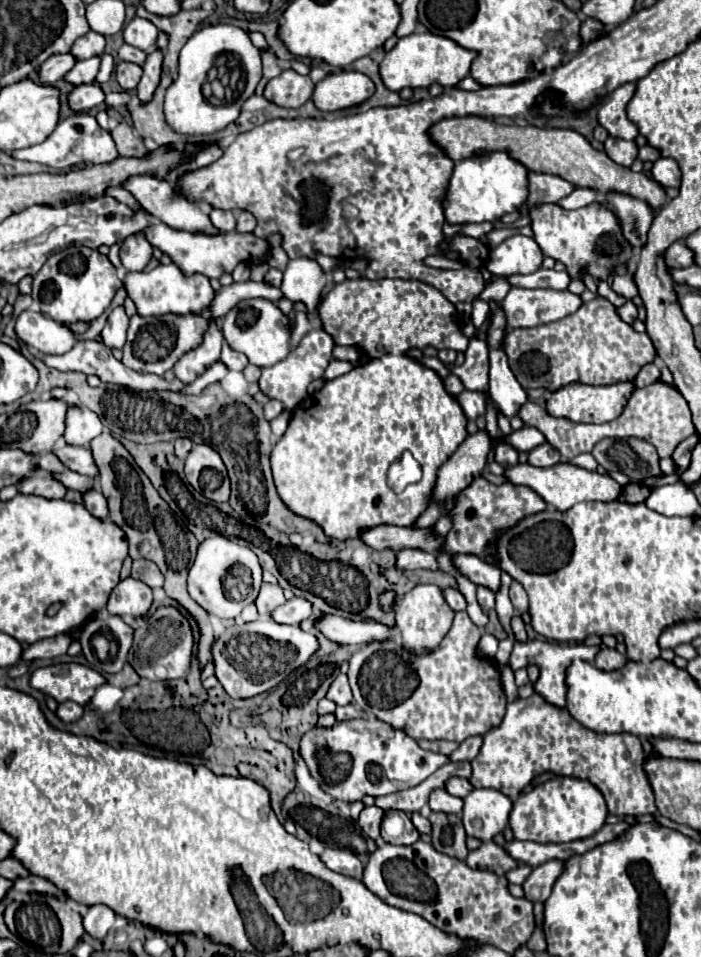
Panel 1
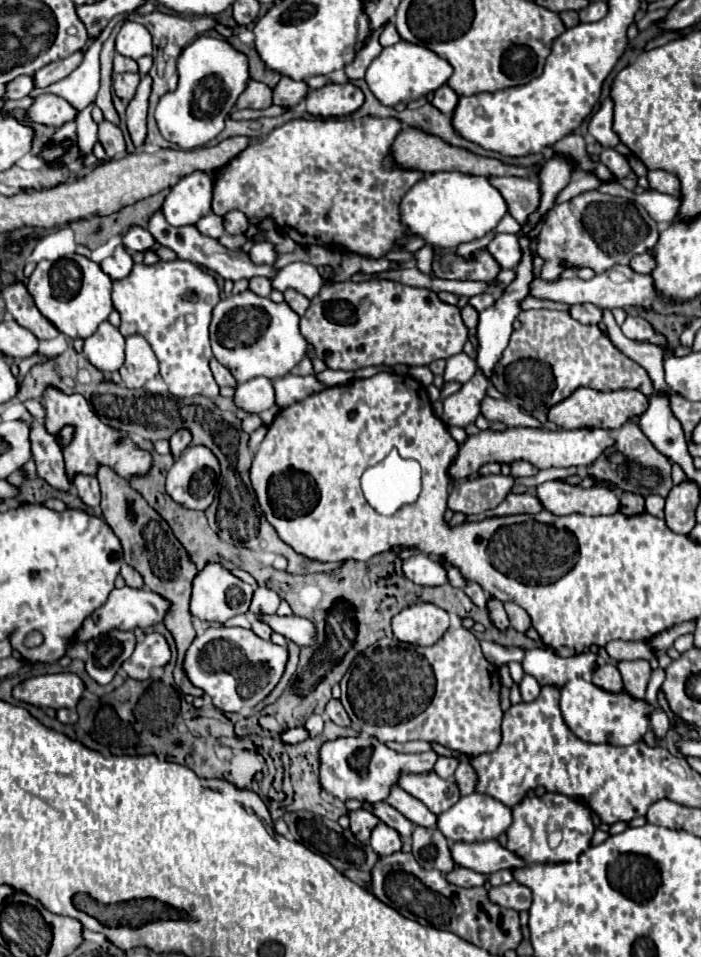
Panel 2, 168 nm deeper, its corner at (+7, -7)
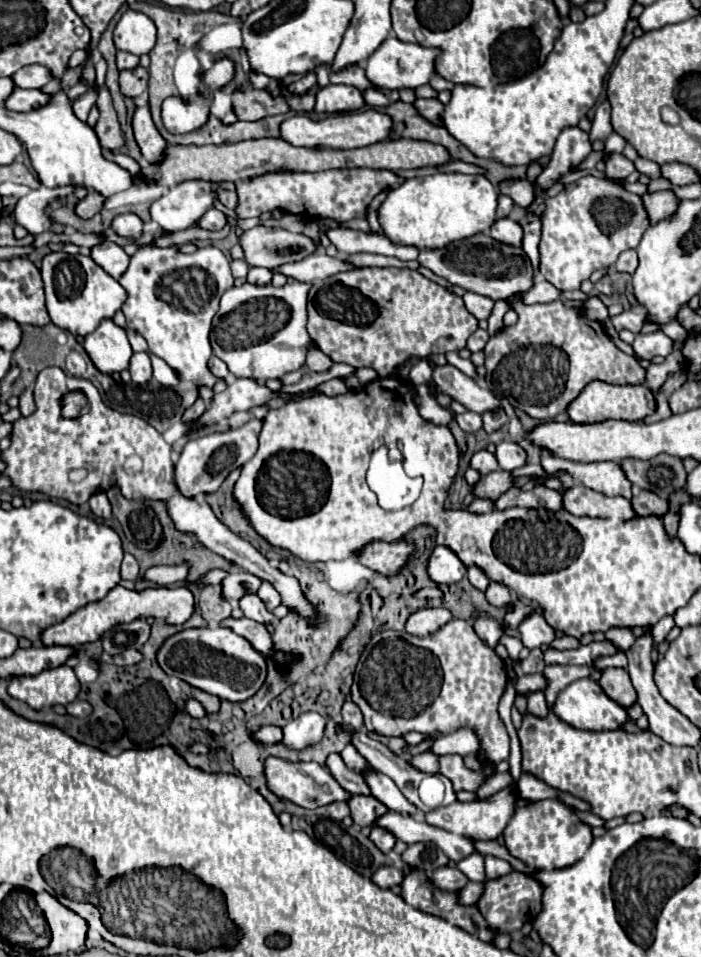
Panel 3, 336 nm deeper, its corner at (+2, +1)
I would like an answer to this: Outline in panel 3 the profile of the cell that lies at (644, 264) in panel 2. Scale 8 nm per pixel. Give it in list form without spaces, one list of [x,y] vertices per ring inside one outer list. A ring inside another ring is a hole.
[[[626,250],[626,252],[622,252],[622,256],[620,256],[618,262],[616,262],[616,270],[618,270],[618,272],[634,274],[636,268],[638,268],[638,252],[636,252],[636,250]]]

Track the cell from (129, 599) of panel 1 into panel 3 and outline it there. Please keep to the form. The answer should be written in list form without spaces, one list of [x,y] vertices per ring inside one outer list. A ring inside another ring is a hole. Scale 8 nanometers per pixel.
[[[114,586],[102,600],[92,602],[72,616],[68,616],[64,622],[50,626],[42,634],[44,646],[82,646],[88,642],[96,642],[104,632],[110,628],[132,622],[138,618],[162,618],[166,624],[184,624],[190,614],[194,612],[194,596],[188,588],[144,588],[144,590],[130,590],[124,586]]]

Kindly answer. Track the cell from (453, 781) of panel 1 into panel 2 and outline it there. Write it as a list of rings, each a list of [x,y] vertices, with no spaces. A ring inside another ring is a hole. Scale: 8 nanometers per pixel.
[[[401,772],[401,780],[397,780],[397,786],[409,792],[413,798],[421,800],[437,816],[449,810],[461,796],[455,782],[443,780],[435,772],[425,772],[425,774]]]

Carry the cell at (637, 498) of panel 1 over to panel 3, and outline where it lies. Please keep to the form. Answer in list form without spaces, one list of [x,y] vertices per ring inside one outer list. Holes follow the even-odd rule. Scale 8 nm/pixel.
[[[640,490],[636,496],[632,496],[632,508],[636,512],[636,516],[664,516],[668,512],[668,500]]]

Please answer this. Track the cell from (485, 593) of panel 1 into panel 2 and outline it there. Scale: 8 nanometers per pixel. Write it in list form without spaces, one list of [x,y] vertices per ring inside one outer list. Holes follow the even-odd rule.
[[[467,582],[463,592],[473,600],[473,604],[477,604],[479,608],[485,608],[485,602],[487,602],[487,596],[483,592],[483,588],[477,584],[477,582]]]

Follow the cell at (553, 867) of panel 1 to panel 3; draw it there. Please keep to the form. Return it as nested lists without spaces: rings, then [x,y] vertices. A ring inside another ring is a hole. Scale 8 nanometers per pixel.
[[[470,882],[460,892],[462,892],[462,904],[476,904],[484,894],[484,882]]]

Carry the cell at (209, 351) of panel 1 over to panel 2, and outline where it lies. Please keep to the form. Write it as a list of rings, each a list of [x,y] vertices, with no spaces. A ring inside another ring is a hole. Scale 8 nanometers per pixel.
[[[175,260],[157,262],[153,266],[135,264],[131,274],[113,282],[113,306],[121,316],[121,334],[143,336],[157,354],[161,376],[175,398],[185,396],[219,396],[219,386],[209,370],[213,356],[209,344],[211,310],[221,300],[217,280],[201,266]],[[193,316],[193,318],[189,318]]]

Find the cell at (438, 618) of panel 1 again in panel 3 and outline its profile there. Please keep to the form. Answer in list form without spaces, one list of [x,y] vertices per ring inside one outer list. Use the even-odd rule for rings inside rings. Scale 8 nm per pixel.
[[[420,608],[408,616],[406,632],[414,636],[428,636],[440,630],[450,620],[452,614],[446,608]]]

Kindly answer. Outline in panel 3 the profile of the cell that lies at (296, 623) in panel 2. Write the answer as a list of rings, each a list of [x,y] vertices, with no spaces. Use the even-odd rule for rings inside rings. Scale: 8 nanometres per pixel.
[[[256,594],[244,596],[240,600],[240,608],[242,608],[244,616],[250,618],[250,620],[256,620],[256,622],[262,622],[262,624],[274,624],[276,622],[274,612],[270,612]]]

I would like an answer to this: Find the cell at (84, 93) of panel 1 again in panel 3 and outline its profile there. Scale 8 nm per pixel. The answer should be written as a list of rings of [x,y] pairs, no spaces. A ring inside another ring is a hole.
[[[16,88],[10,94],[10,100],[6,100],[6,108],[14,110],[14,112],[32,112],[40,106],[46,106],[52,100],[50,94],[42,92],[42,90],[22,90]]]

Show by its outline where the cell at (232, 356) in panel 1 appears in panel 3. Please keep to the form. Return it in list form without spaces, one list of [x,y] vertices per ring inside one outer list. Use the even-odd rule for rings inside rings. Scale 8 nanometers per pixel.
[[[212,356],[212,358],[210,358],[210,370],[212,370],[212,374],[214,374],[214,376],[218,376],[218,378],[232,380],[232,374],[230,374],[228,366],[226,366],[218,356]]]

